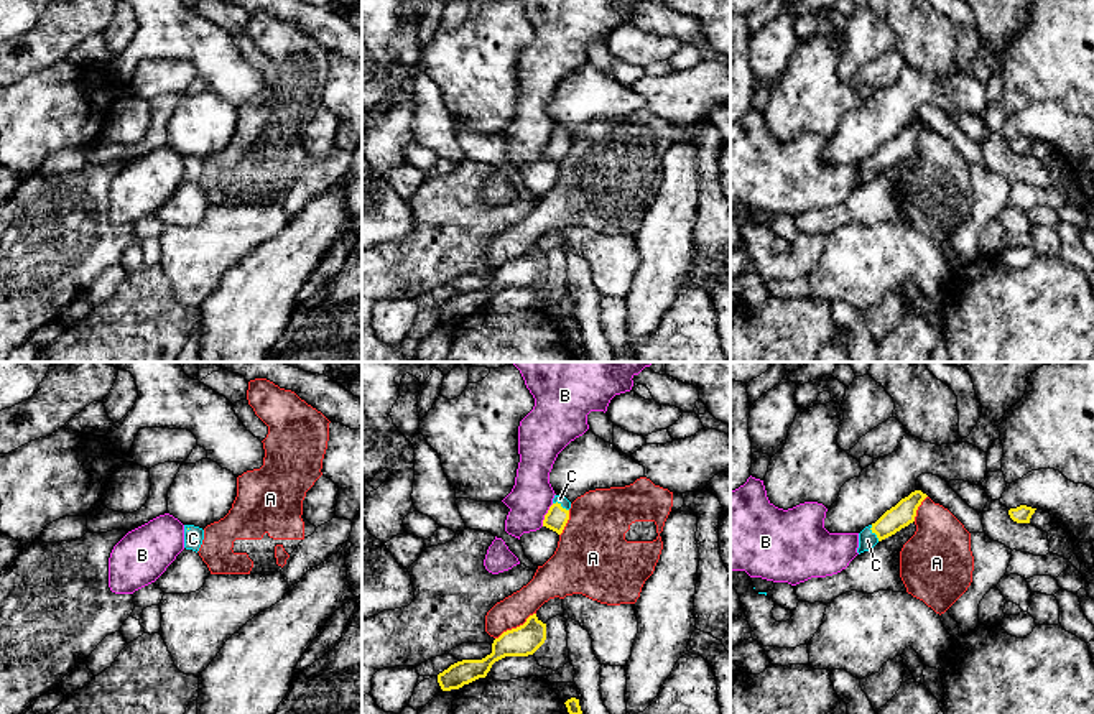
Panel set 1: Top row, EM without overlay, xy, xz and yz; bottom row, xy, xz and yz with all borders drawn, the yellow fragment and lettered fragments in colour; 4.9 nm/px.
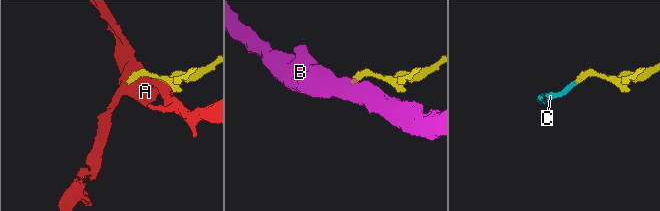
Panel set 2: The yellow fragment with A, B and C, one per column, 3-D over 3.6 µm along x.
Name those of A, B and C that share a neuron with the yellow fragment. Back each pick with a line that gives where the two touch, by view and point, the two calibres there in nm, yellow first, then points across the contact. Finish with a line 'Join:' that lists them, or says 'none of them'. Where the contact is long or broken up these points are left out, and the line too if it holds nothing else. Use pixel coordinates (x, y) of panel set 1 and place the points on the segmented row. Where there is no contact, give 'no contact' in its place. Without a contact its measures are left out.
C: meets yellow in xz at (560, 505); 110 nm thick on the yellow side, 50 nm on the other; runs through xz (556, 517), (560, 505), (560, 499)
Join: C

